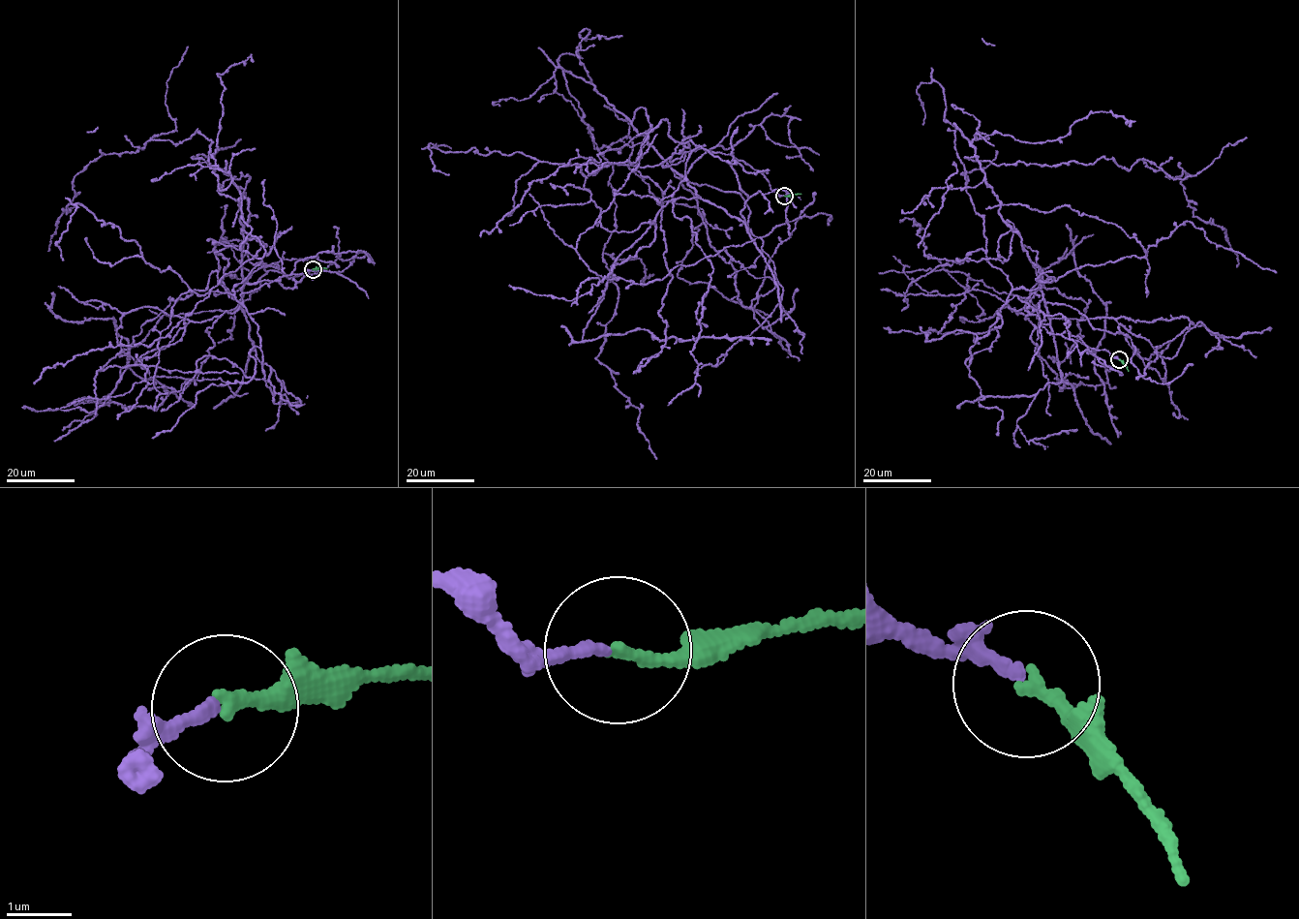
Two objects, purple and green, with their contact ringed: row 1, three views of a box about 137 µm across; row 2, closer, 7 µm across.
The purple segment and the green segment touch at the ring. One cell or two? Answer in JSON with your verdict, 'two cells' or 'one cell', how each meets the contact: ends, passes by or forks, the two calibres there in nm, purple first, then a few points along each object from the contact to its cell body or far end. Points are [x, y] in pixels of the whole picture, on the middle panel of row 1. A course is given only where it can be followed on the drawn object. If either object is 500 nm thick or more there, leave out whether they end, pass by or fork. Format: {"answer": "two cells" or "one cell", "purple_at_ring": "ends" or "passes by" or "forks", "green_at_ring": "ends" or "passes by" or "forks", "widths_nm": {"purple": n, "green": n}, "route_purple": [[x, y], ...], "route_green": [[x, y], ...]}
{"answer": "one cell", "purple_at_ring": "ends", "green_at_ring": "ends", "widths_nm": {"purple": 170, "green": 180}, "route_purple": [[784, 196], [669, 161], [691, 140], [731, 216], [563, 71], [613, 166], [597, 359], [656, 458]], "route_green": [[784, 196], [801, 194]]}

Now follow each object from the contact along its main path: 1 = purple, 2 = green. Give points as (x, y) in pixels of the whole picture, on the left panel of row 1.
1: (313, 270), (240, 294), (273, 394), (242, 308), (240, 191), (218, 189), (198, 130), (90, 162), (49, 251)
2: (313, 270), (327, 269)

